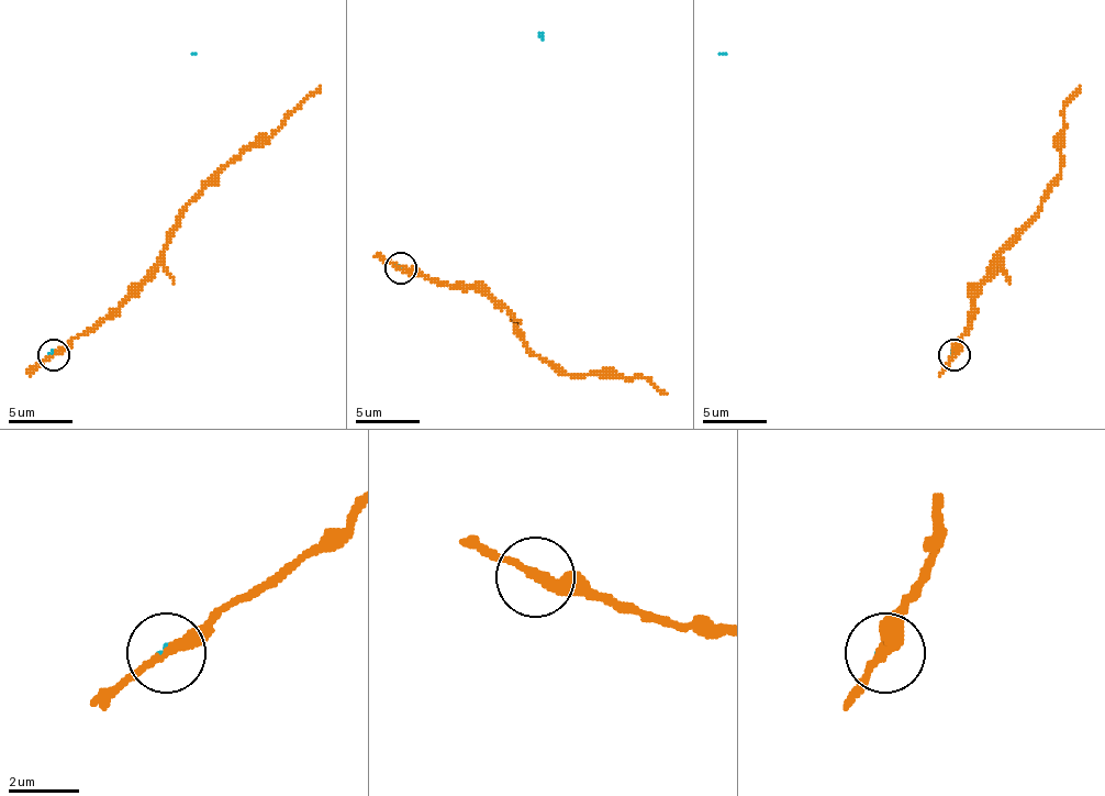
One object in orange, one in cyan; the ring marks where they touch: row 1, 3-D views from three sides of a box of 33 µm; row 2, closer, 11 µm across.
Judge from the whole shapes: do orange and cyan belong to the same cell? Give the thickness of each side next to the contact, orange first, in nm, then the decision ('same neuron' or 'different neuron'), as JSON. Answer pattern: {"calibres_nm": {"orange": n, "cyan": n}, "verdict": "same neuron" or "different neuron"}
{"calibres_nm": {"orange": 280, "cyan": 60}, "verdict": "different neuron"}

